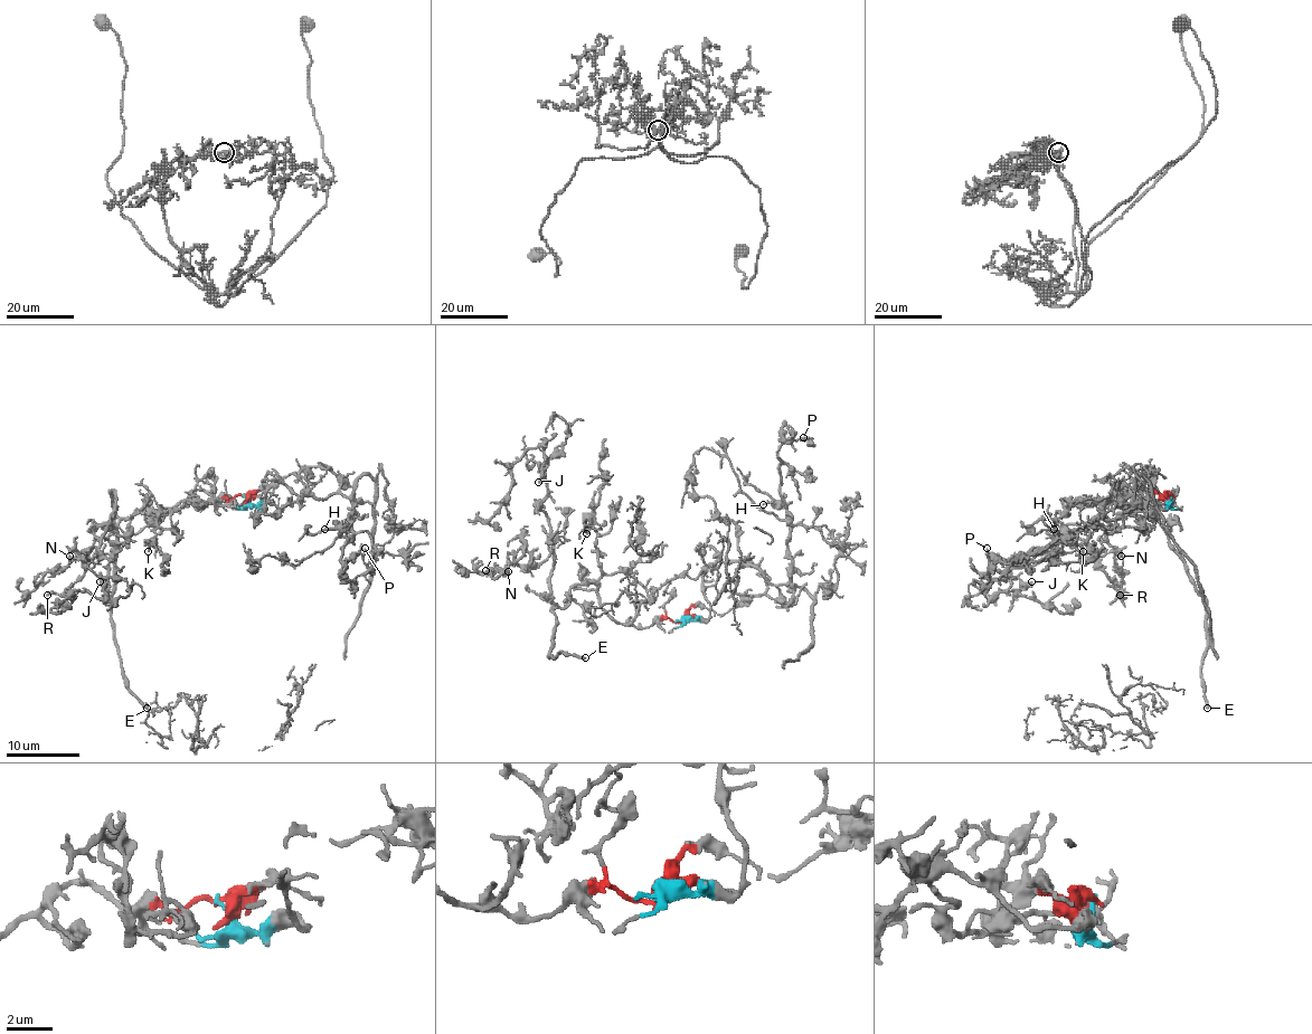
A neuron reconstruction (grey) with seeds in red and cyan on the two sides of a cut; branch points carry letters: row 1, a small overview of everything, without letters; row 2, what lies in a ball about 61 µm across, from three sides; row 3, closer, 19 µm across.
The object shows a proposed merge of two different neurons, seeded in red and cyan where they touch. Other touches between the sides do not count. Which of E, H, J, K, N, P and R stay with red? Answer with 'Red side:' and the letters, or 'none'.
Red side: E, J, K, N, R

